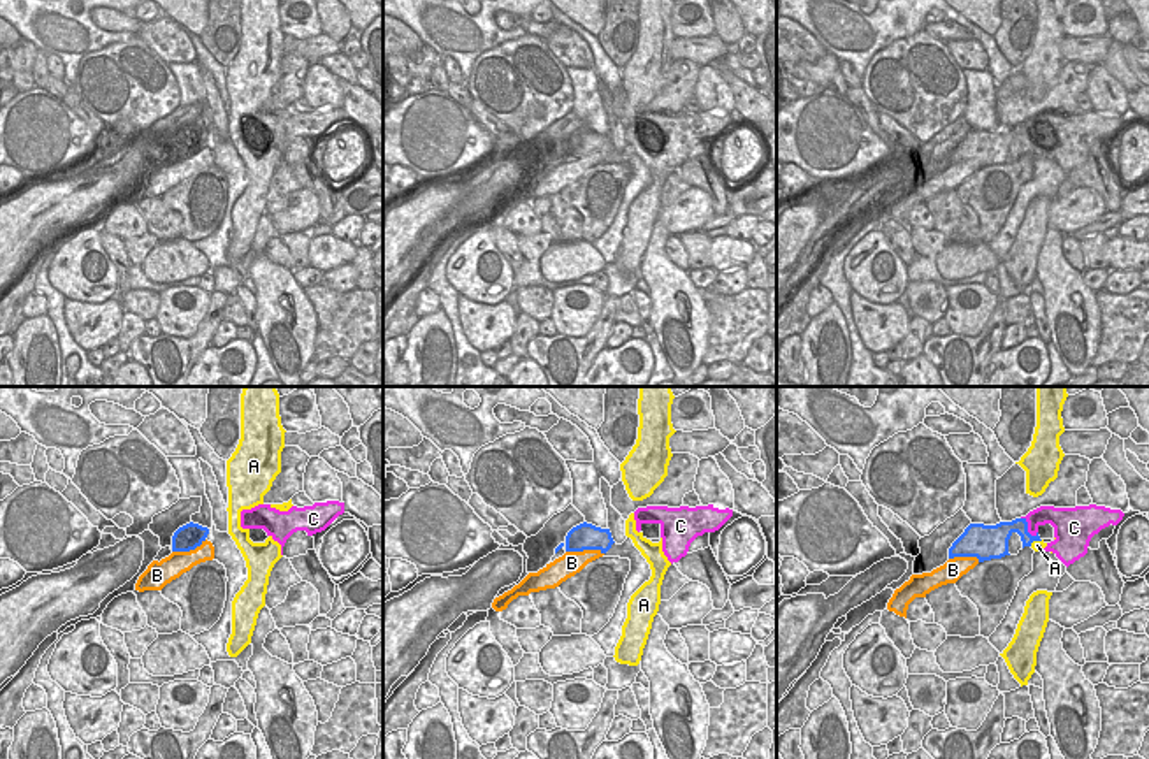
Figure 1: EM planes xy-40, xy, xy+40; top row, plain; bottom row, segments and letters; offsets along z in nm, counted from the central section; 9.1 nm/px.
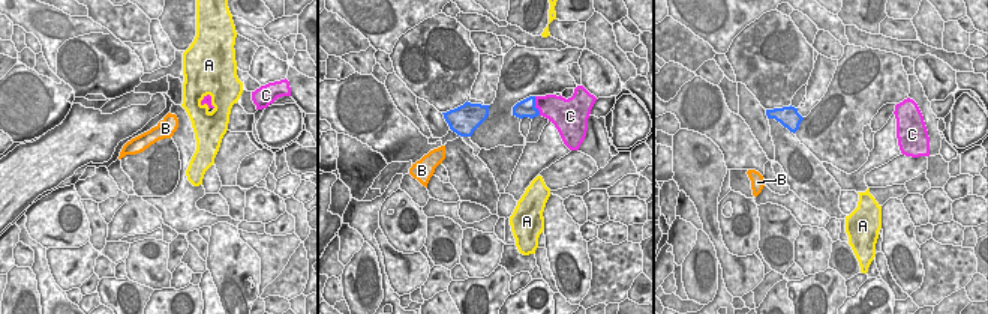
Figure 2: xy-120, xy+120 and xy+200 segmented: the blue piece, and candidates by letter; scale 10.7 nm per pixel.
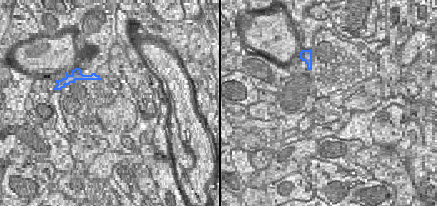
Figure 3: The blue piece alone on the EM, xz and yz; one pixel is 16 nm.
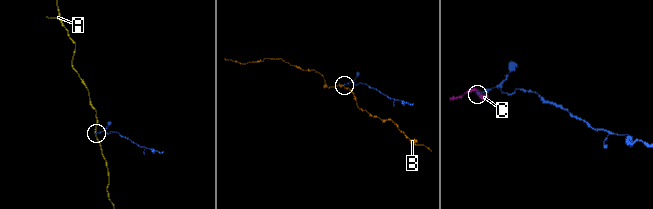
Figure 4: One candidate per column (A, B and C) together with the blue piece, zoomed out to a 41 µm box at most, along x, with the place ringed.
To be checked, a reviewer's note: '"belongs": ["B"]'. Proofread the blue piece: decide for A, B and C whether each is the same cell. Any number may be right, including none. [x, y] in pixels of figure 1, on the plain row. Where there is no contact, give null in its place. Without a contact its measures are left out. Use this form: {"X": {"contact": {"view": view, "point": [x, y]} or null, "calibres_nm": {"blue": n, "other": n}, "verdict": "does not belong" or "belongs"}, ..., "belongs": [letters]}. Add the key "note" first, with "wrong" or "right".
{"note": "wrong", "A": {"contact": {"view": "xy+40", "point": [1035, 146]}, "calibres_nm": {"blue": 140, "other": 100}, "verdict": "does not belong"}, "B": {"contact": {"view": "xy", "point": [585, 155]}, "calibres_nm": {"blue": 260, "other": 220}, "verdict": "does not belong"}, "C": {"contact": {"view": "xy+40", "point": [1026, 134]}, "calibres_nm": {"blue": 190, "other": 170}, "verdict": "belongs"}, "belongs": ["C"]}

